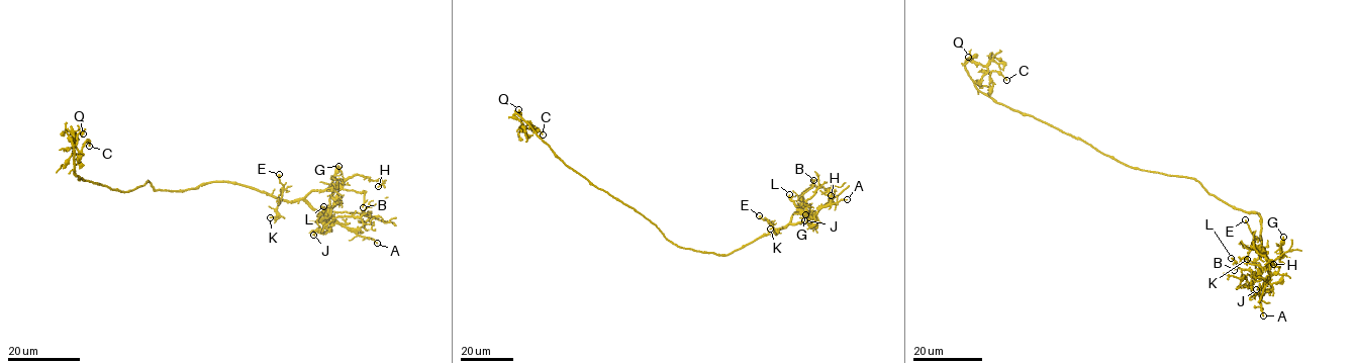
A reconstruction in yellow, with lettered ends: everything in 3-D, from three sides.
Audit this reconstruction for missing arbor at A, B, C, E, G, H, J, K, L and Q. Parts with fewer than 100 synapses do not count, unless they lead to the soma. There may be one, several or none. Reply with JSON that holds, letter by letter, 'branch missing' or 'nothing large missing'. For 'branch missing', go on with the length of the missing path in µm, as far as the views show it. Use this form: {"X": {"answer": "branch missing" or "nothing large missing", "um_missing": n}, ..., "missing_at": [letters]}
{"A": {"answer": "nothing large missing"}, "B": {"answer": "nothing large missing"}, "C": {"answer": "nothing large missing"}, "E": {"answer": "nothing large missing"}, "G": {"answer": "nothing large missing"}, "H": {"answer": "nothing large missing"}, "J": {"answer": "nothing large missing"}, "K": {"answer": "nothing large missing"}, "L": {"answer": "nothing large missing"}, "Q": {"answer": "nothing large missing"}, "missing_at": []}

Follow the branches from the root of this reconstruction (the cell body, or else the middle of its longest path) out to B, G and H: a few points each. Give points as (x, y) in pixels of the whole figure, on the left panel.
B: (144, 183), (148, 180), (156, 190), (178, 191), (229, 181), (288, 201), (336, 184), (365, 192), (363, 207)
G: (144, 183), (148, 180), (156, 190), (178, 191), (229, 181), (284, 200), (303, 199), (326, 211), (338, 166)
H: (144, 183), (178, 191), (229, 181), (288, 201), (356, 175), (381, 180), (378, 186)

